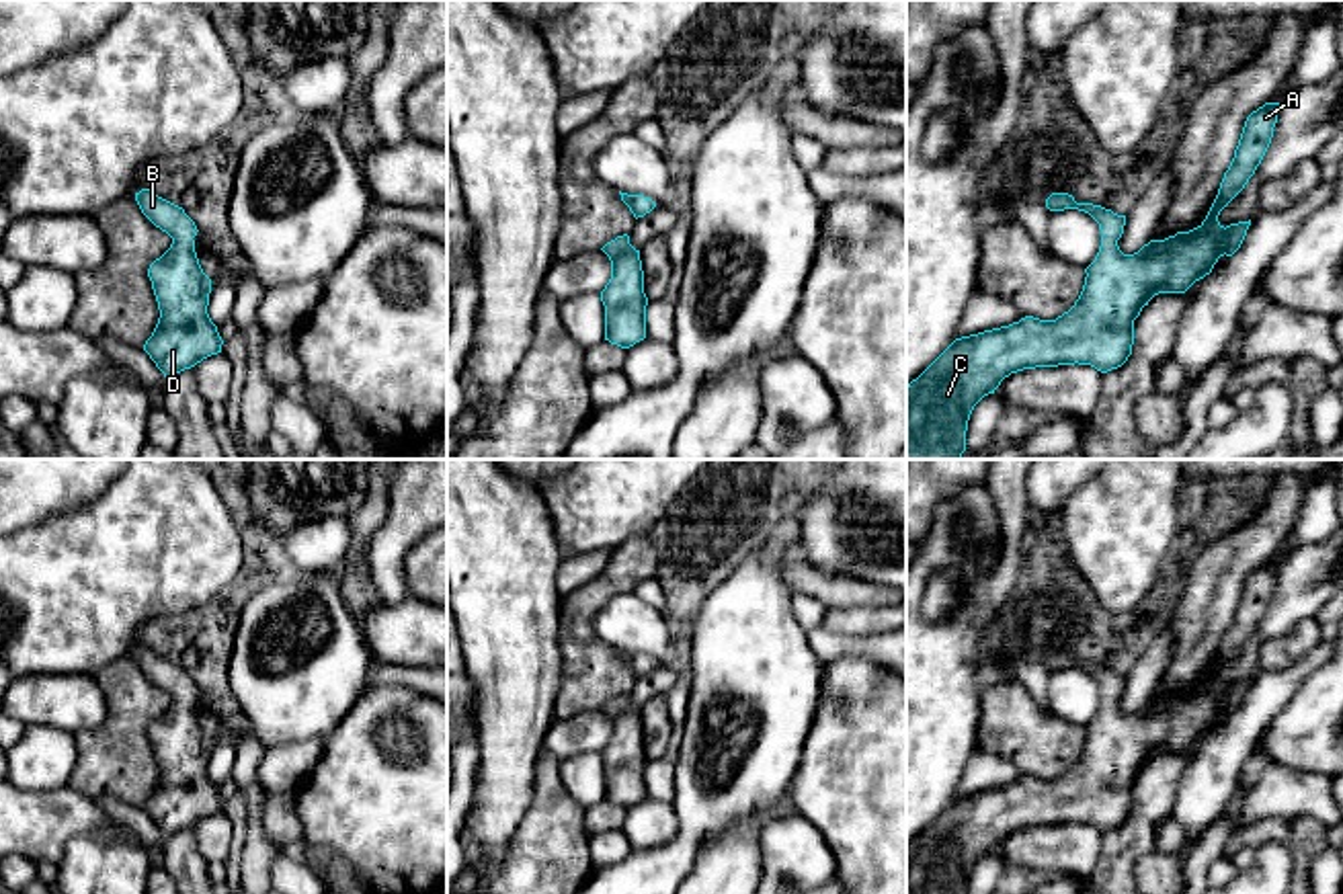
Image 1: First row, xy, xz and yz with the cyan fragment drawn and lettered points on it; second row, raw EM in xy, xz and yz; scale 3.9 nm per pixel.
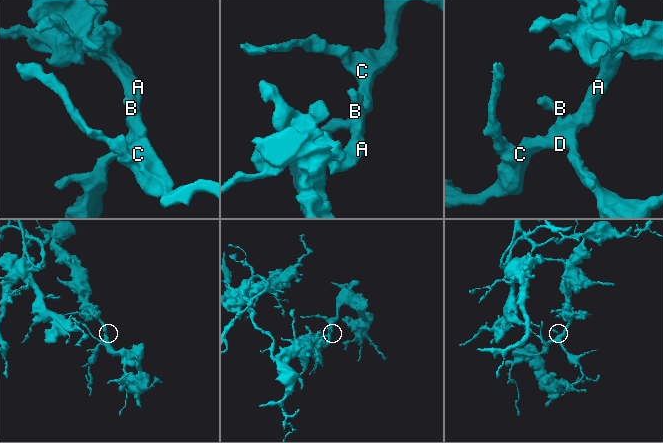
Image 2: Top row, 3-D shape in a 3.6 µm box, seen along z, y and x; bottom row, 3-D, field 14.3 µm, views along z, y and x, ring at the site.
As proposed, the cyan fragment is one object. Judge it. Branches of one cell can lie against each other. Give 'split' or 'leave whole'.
leave whole

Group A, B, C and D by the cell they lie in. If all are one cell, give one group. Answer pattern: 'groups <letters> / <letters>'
groups A B C D

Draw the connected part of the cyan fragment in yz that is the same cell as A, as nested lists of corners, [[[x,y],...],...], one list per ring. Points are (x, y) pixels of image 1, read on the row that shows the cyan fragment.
[[[1265,103],[1247,117],[1206,219],[1189,232],[1150,240],[1134,254],[1117,246],[1126,215],[1052,193],[1046,199],[1050,211],[1085,211],[1103,234],[1079,299],[1056,320],[1025,316],[955,338],[906,385],[906,459],[962,459],[974,406],[1011,373],[1074,363],[1101,373],[1122,367],[1132,355],[1134,320],[1142,308],[1158,293],[1185,293],[1212,273],[1220,256],[1240,248],[1251,219],[1224,228],[1218,215],[1261,164],[1279,107]]]

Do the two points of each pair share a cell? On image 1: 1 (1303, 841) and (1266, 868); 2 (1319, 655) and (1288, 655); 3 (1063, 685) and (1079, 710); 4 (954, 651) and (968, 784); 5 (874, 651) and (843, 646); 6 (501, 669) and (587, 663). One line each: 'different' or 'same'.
1: different
2: different
3: same
4: different
5: same
6: different

